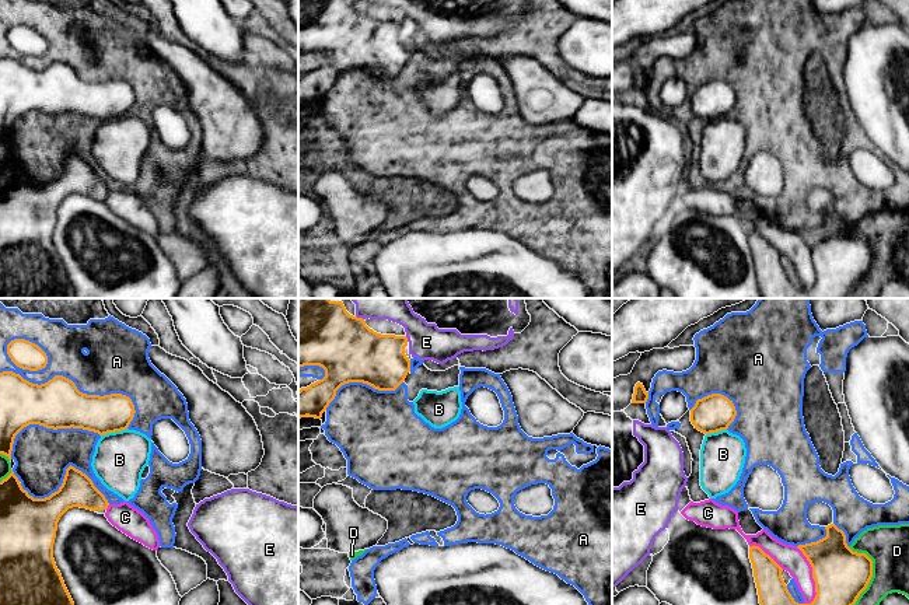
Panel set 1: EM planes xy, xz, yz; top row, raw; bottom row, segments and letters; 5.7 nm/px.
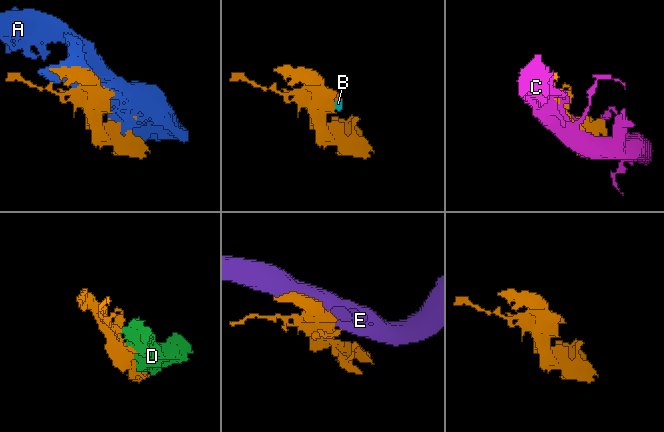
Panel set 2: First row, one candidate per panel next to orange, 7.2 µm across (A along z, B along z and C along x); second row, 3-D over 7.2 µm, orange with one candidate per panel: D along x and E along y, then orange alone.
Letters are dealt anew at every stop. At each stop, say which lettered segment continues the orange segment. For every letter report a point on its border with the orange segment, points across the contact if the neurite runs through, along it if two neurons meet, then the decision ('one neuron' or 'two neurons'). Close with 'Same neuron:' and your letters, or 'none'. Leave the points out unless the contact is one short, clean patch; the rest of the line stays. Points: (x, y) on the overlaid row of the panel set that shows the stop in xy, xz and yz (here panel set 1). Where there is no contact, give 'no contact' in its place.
A: xy (73, 383) | two neurons
B: xy (114, 432) | one neuron
C: yz (813, 576) | two neurons
D: yz (871, 570) | two neurons
E: xz (406, 339) | two neurons
Same neuron: B

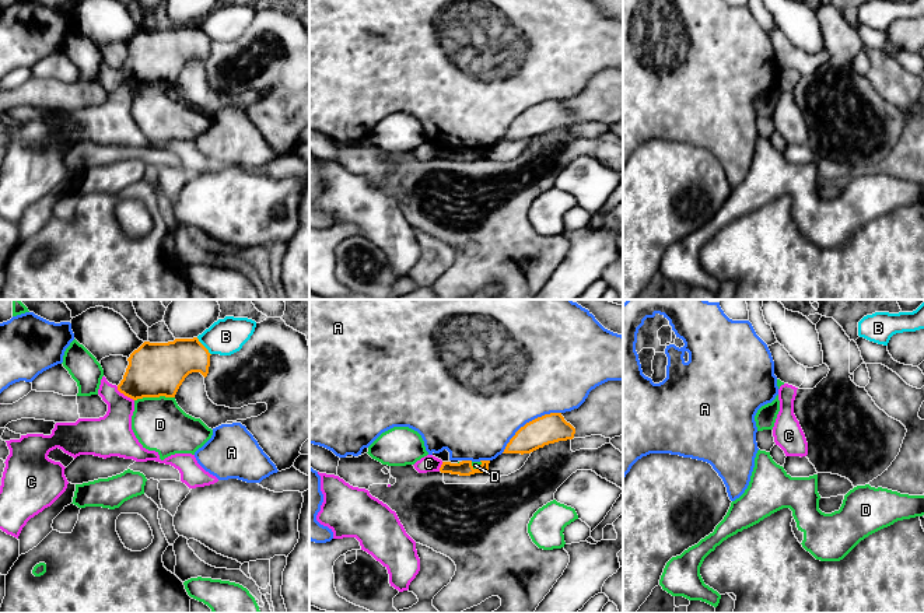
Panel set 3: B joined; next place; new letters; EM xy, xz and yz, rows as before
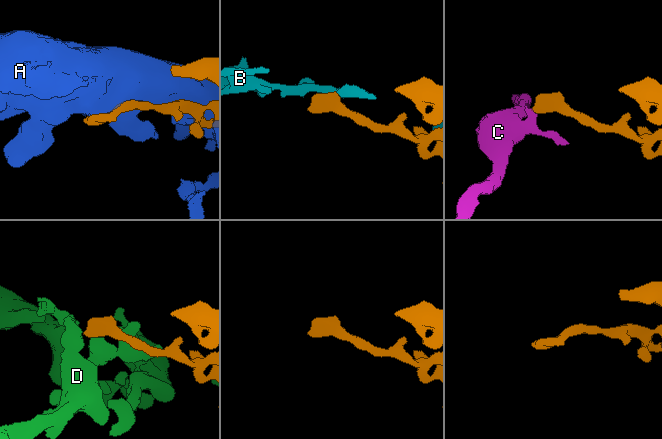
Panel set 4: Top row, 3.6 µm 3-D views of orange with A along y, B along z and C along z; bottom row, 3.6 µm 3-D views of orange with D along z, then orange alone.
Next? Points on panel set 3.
A: xz (529, 421) | two neurons
B: xy (203, 346) | along xy (196, 337), (210, 354) | two neurons
C: xy (125, 395) | along xy (116, 386), (133, 400) | two neurons
D: xy (154, 396) | along xy (174, 396), (143, 396), (135, 400) | two neurons
Same neuron: none

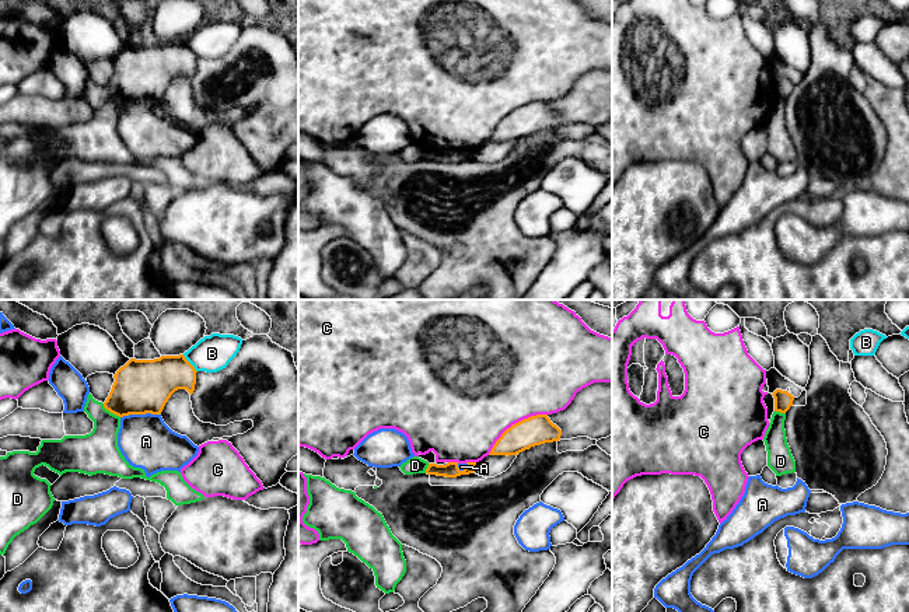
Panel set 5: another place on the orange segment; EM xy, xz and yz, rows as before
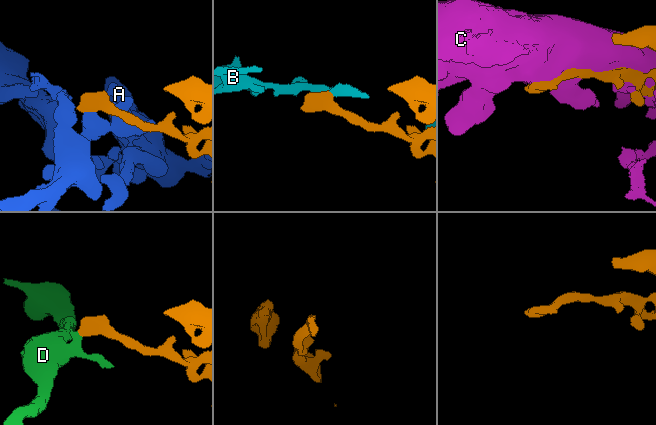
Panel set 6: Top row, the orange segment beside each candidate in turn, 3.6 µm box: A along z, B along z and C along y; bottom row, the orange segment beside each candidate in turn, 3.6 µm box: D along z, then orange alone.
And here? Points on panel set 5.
A: xy (140, 413) | along xy (160, 413), (129, 413), (121, 418) | two neurons
B: xy (189, 363) | along xy (182, 355), (196, 371) | two neurons
C: xz (516, 423) | two neurons
D: xy (111, 412) | along xy (102, 404), (119, 418) | two neurons
Same neuron: none

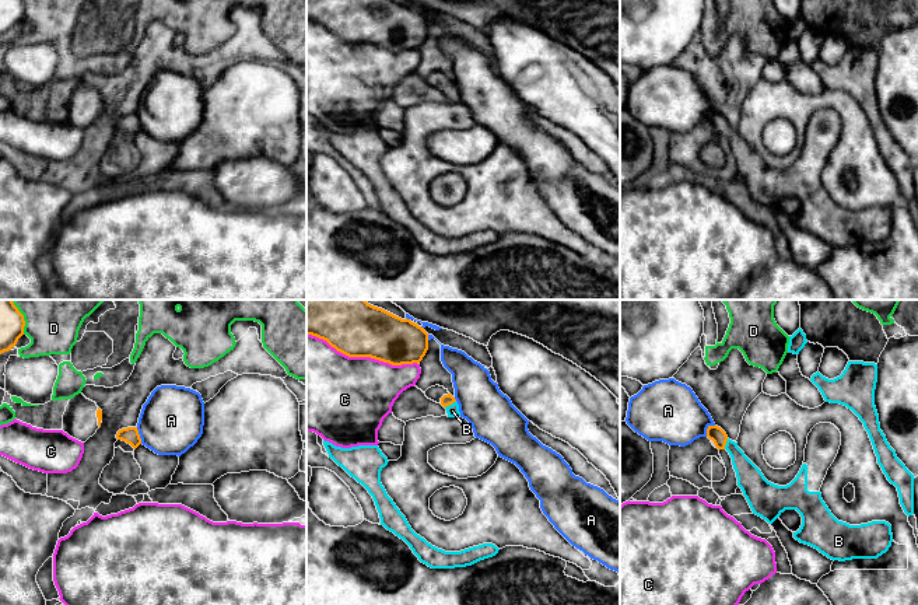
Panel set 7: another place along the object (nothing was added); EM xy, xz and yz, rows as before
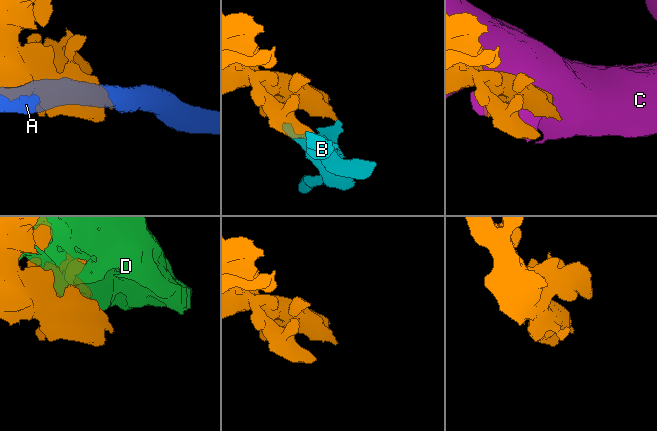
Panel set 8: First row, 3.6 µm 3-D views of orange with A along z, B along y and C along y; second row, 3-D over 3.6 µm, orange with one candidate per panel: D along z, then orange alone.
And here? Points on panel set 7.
A: yz (707, 429) | two neurons
B: xz (449, 404) | across xz (448, 399), (449, 404), (452, 411) | one neuron
C: xz (363, 356) | two neurons
D: xy (23, 317) | two neurons
Same neuron: B

